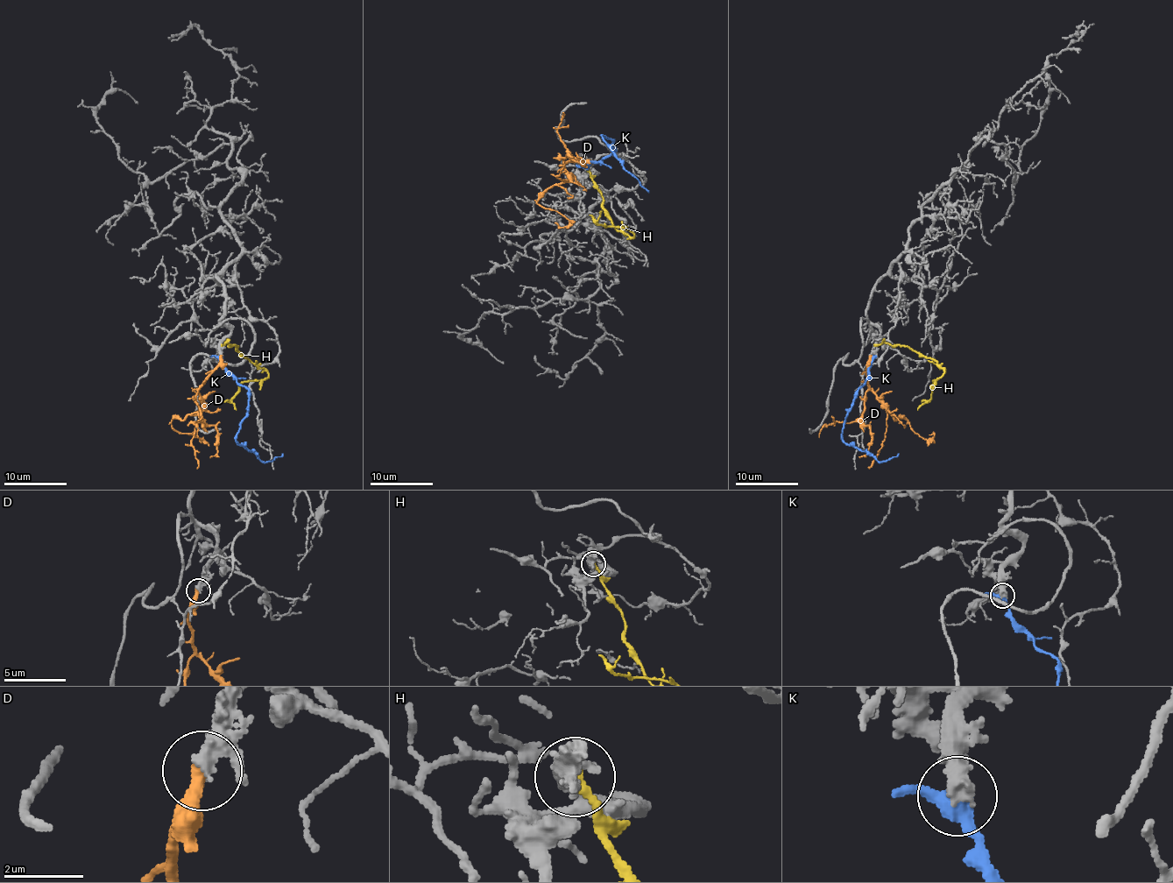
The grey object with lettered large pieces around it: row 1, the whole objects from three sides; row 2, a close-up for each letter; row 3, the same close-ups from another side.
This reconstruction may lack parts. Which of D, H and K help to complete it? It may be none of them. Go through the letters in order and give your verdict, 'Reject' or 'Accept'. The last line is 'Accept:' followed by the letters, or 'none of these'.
D: Accept
H: Reject
K: Reject
Accept: D

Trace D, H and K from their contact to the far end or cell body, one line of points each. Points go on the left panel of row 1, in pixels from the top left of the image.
D: (220, 357), (220, 363), (198, 392), (201, 407), (182, 420), (172, 421), (176, 430), (202, 438), (188, 435)
H: (222, 344), (236, 344), (237, 350), (268, 376), (240, 385), (240, 392), (232, 399), (236, 410)
K: (220, 357), (224, 370), (248, 390), (248, 412), (240, 424), (236, 441), (262, 462), (272, 462), (282, 454)

